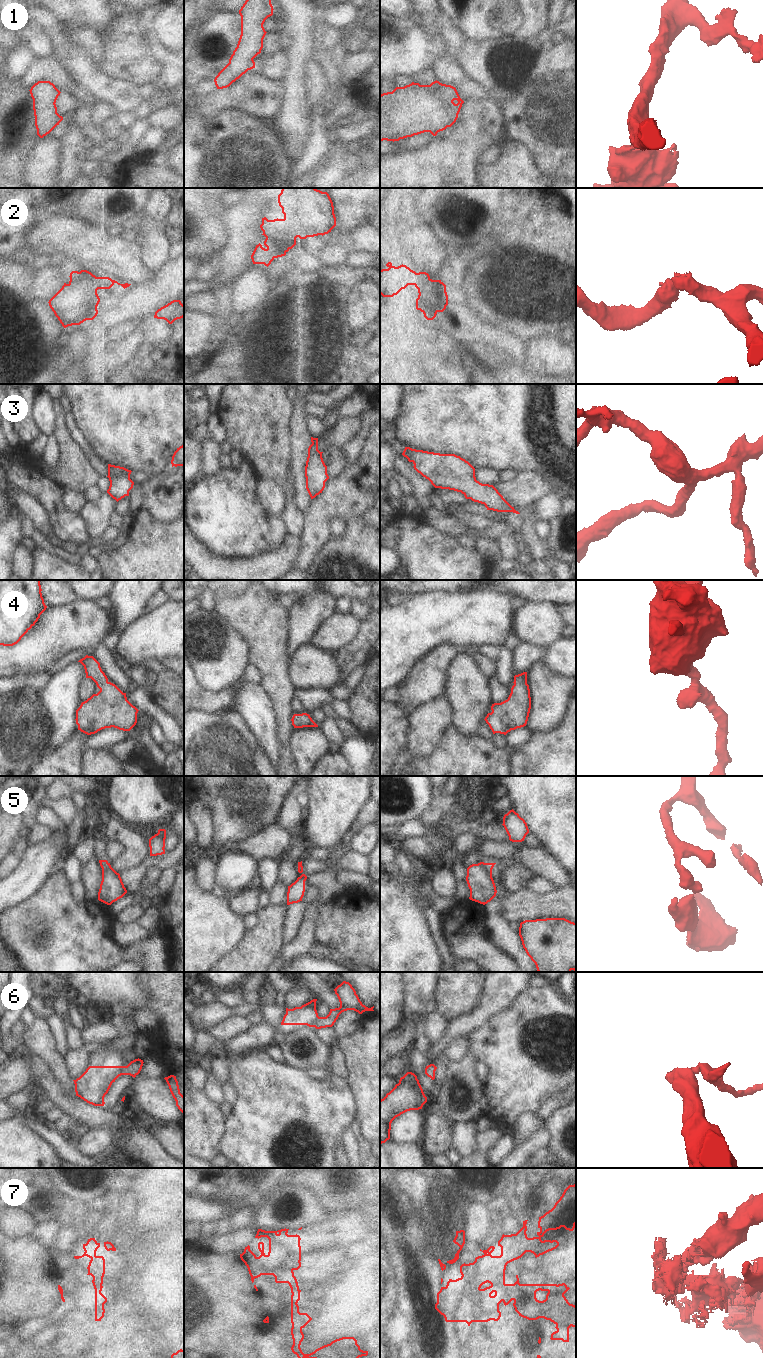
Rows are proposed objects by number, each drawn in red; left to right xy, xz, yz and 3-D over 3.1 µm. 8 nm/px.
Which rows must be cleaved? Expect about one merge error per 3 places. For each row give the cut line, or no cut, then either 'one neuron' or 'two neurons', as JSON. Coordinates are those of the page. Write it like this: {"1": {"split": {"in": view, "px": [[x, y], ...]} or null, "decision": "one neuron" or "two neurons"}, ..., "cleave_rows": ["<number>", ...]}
{"1": {"split": null, "decision": "one neuron"}, "2": {"split": null, "decision": "one neuron"}, "3": {"split": null, "decision": "one neuron"}, "4": {"split": null, "decision": "one neuron"}, "5": {"split": {"in": "yz", "px": [[484, 863], [491, 872]]}, "decision": "two neurons"}, "6": {"split": {"in": "xz", "px": [[319, 1017], [313, 1026]]}, "decision": "two neurons"}, "7": {"split": {"in": "yz", "px": [[504, 1283], [499, 1286], [497, 1296], [499, 1303]]}, "decision": "two neurons"}, "cleave_rows": ["5", "6", "7"]}

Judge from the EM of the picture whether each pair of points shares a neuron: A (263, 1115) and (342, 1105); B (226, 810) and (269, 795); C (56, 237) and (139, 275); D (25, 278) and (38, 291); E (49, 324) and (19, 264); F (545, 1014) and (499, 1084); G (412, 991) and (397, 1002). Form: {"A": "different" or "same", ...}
{"A": "same", "B": "same", "C": "same", "D": "different", "E": "same", "F": "same", "G": "different"}

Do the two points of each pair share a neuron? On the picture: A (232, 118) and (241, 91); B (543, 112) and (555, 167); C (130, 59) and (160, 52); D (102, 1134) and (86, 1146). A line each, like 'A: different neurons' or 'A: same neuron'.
A: different neurons
B: same neuron
C: different neurons
D: same neuron

